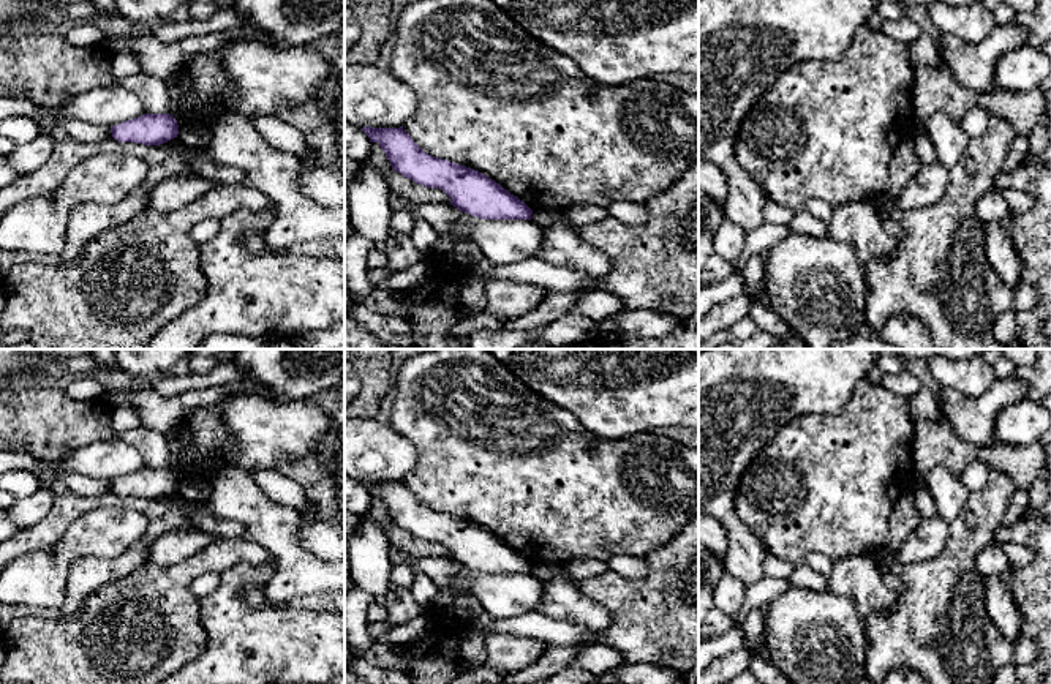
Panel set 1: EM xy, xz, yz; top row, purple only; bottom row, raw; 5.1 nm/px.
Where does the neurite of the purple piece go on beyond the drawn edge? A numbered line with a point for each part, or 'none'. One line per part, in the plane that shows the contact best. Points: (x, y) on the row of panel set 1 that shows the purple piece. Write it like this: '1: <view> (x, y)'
none

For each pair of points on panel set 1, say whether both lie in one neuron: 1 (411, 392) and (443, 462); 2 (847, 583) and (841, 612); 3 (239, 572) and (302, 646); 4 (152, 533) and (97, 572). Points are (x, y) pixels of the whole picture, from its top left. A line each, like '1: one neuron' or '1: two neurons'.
1: one neuron
2: two neurons
3: one neuron
4: one neuron

